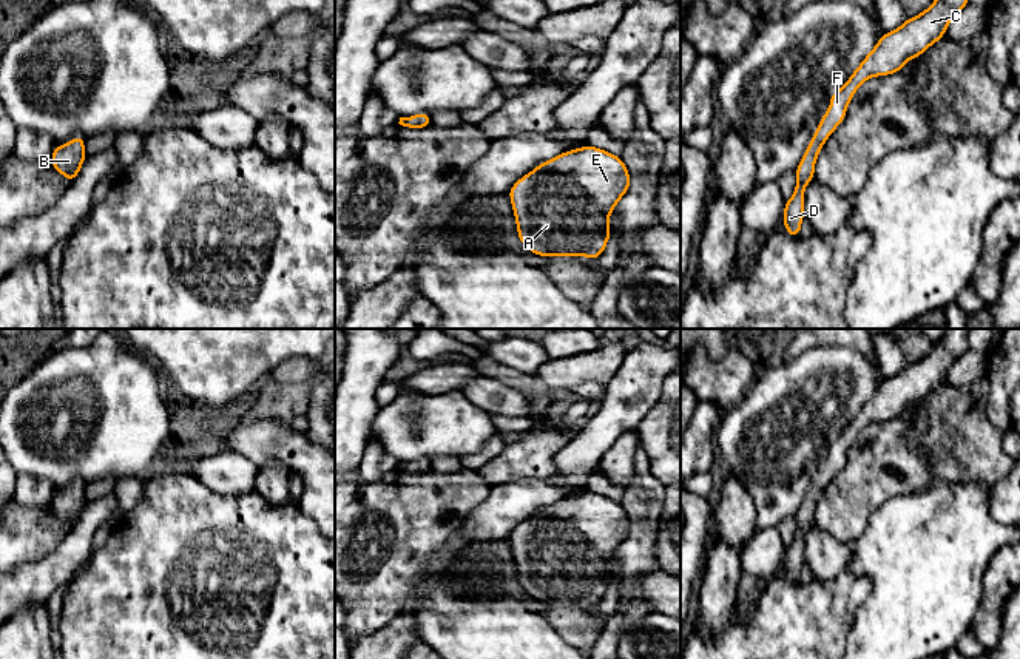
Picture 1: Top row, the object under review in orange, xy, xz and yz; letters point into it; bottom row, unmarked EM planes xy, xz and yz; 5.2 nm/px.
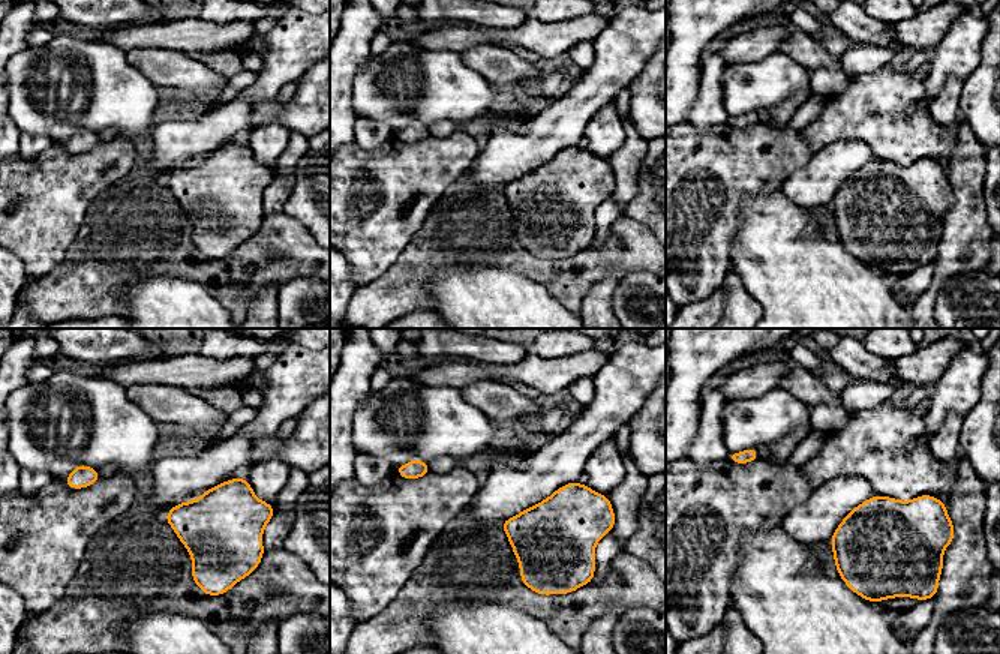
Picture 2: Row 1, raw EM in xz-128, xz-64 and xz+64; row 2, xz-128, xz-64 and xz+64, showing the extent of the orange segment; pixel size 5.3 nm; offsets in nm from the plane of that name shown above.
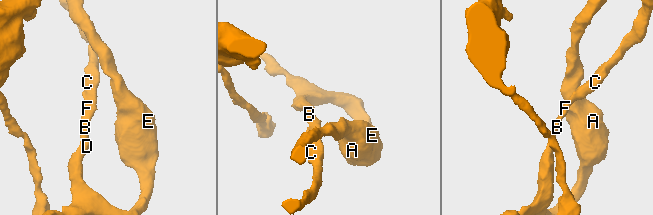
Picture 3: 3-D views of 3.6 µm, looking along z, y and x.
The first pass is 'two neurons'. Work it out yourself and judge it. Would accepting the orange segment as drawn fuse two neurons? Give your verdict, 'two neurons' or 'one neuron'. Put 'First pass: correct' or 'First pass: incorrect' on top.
First pass: incorrect
one neuron

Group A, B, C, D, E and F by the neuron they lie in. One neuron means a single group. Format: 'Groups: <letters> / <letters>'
Groups: A B C D E F

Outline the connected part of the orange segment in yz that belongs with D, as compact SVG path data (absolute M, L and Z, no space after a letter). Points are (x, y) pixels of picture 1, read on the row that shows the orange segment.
M935 0L921 14L907 19L900 28L880 37L850 79L830 94L829 111L822 114L813 139L796 167L796 187L785 201L782 221L789 236L801 235L804 219L804 190L815 176L816 157L836 127L846 119L846 111L856 90L869 77L889 76L903 69L907 60L920 57L929 46L944 37L944 32L969 0Z

